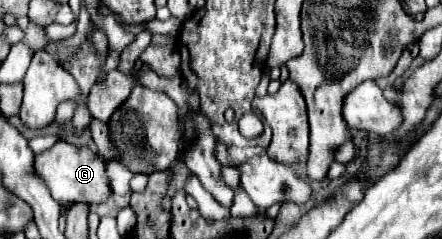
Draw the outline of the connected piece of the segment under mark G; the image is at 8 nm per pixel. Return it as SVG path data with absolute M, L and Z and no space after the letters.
M59 140L51 150L35 156L35 174L47 184L47 188L57 204L65 204L65 202L99 204L99 202L103 202L111 194L105 166L107 166L107 162L101 156L93 154L89 148L85 148L85 146L79 148L79 146L73 146L63 140Z

